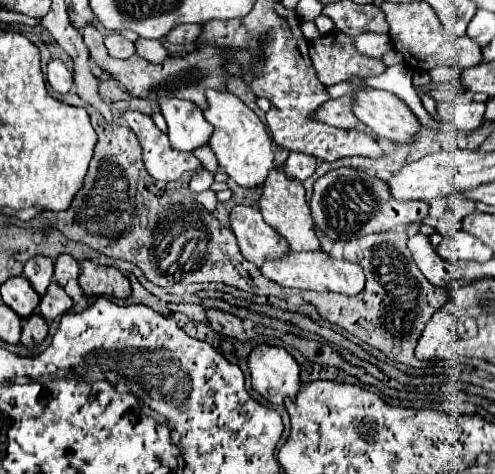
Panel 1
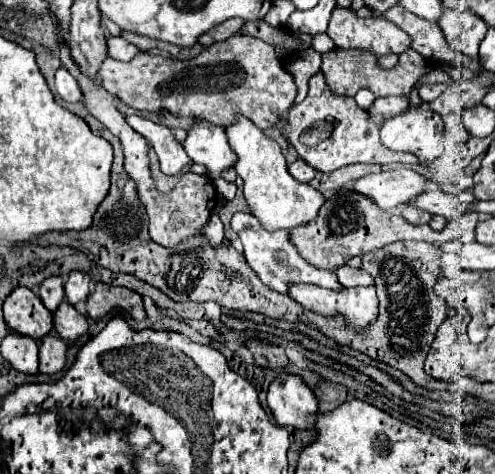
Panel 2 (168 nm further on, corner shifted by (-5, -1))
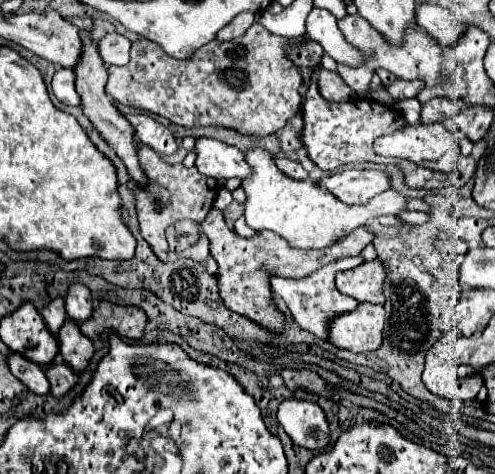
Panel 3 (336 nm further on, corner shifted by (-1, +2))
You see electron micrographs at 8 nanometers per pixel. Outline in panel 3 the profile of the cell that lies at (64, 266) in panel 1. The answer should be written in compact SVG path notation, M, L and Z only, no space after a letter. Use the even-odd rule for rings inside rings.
M73 283L65 297L65 309L67 309L67 317L77 323L89 319L93 311L91 291L83 283Z

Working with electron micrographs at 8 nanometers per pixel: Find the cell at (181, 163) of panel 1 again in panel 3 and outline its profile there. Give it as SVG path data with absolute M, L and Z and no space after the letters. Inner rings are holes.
M131 113L131 115L125 115L125 119L133 125L135 139L145 143L147 147L157 151L159 155L173 155L179 149L177 139L173 137L171 129L165 127L163 123L155 121L151 115Z

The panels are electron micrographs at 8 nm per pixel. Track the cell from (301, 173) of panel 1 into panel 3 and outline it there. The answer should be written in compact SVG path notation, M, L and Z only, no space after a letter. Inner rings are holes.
M275 157L275 163L291 179L299 179L299 181L307 181L309 179L309 173L301 167L299 161L291 161L287 157Z

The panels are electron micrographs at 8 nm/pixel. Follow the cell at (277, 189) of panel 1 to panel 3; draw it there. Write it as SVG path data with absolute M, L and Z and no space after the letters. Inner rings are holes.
M373 259L371 263L363 263L349 271L341 271L335 277L341 293L357 301L369 301L369 303L385 303L381 293L383 279L385 279L385 269L379 259Z

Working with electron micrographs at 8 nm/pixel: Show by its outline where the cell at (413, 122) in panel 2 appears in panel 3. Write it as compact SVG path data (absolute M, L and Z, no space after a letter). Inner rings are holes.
M415 123L415 125L405 125L399 131L391 135L383 135L381 139L375 139L375 153L383 157L399 157L399 159L409 159L413 163L419 163L421 167L433 169L433 171L455 171L455 163L461 155L457 141L453 135L447 131L443 123Z

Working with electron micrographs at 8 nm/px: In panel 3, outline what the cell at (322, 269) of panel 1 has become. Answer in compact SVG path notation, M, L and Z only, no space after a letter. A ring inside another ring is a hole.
M359 303L355 311L335 315L327 321L327 337L333 345L355 353L375 351L381 345L385 327L383 305Z

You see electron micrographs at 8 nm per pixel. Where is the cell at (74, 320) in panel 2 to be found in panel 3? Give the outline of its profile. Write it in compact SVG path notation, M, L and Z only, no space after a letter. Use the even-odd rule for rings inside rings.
M67 319L57 333L57 341L59 341L59 353L63 361L71 363L75 371L83 371L93 355L93 343L89 337L81 333L79 325Z

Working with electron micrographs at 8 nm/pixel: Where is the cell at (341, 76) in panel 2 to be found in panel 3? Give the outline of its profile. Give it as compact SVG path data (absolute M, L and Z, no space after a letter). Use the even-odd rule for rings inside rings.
M319 67L317 75L319 75L319 93L327 101L348 101L355 95L351 87L347 87L347 83L343 83L343 79L335 71Z

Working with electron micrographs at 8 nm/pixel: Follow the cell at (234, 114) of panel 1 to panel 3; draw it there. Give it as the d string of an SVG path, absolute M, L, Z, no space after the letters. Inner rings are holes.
M251 147L245 153L245 161L253 169L253 173L243 179L243 189L247 195L245 201L245 221L255 231L273 231L281 237L285 237L291 247L299 249L321 249L329 243L339 241L339 237L345 237L349 231L353 231L359 225L365 225L369 219L375 219L379 215L397 215L401 211L407 211L407 201L403 193L389 189L383 195L377 195L371 199L371 203L365 205L345 205L339 203L339 199L323 189L321 185L313 181L295 181L279 171L279 167L273 161L273 155L265 149Z

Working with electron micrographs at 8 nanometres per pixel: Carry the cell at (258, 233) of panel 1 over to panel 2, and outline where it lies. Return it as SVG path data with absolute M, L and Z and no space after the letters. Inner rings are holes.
M237 212L231 220L231 228L237 232L237 236L243 242L243 250L245 250L245 260L247 264L257 272L257 276L261 278L261 282L265 282L269 288L281 292L281 294L289 294L289 286L291 284L299 284L299 282L307 282L307 284L317 284L329 290L343 290L343 286L339 284L339 280L335 278L335 272L329 270L319 270L311 264L307 264L295 250L295 246L289 240L289 232L287 230L277 230L277 232L267 232L257 218L251 218L251 214L243 214Z

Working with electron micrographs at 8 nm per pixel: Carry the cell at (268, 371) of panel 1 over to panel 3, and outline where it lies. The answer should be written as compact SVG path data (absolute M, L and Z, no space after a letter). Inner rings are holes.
M283 399L277 409L277 421L299 447L321 449L329 443L329 427L323 409L313 401Z

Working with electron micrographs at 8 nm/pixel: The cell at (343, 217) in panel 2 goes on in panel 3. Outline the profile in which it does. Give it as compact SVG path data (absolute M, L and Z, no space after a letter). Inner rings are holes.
M213 207L207 215L207 219L199 225L191 223L191 221L179 221L175 225L171 225L167 229L167 241L169 247L175 253L181 253L185 247L193 245L197 241L197 235L205 233L211 241L211 255L215 257L219 269L217 269L217 277L219 277L219 293L225 301L225 305L231 311L237 311L245 317L249 317L255 323L261 323L263 327L271 329L271 331L281 331L283 325L283 313L277 309L273 295L271 295L271 285L267 275L275 273L275 275L283 275L283 277L305 277L317 269L321 269L323 265L337 261L337 259L345 259L345 257L357 257L361 253L363 247L367 247L369 243L375 241L375 233L369 231L367 227L357 227L357 231L351 231L347 237L339 239L337 243L325 247L325 249L295 249L291 247L283 237L269 233L269 231L261 231L255 235L255 239L243 239L239 235L235 235L227 225L223 212L217 207Z

